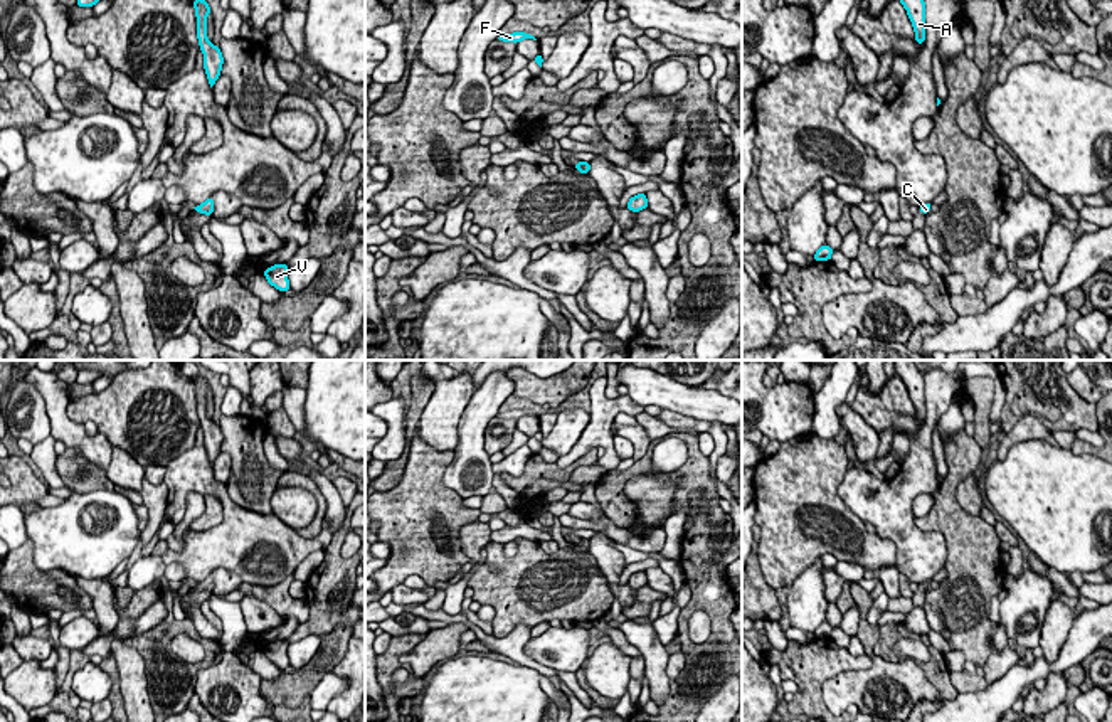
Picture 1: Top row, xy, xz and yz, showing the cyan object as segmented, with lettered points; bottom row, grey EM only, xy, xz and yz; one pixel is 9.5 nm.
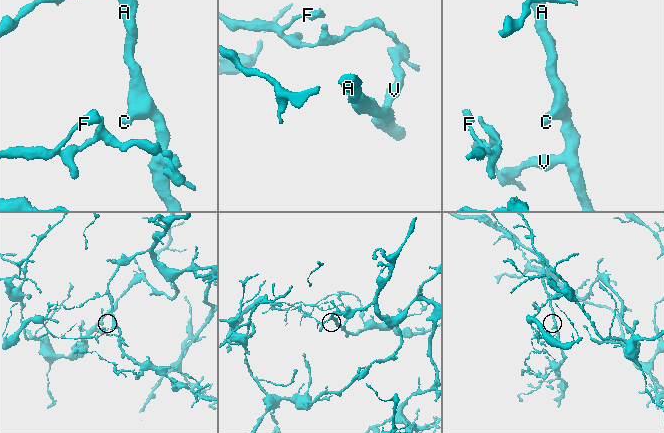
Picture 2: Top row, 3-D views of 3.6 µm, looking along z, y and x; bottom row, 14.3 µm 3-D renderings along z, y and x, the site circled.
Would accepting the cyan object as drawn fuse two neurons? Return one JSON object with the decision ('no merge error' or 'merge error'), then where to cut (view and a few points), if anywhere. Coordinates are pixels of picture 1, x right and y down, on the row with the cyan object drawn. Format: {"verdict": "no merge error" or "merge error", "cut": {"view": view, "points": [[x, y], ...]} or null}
{"verdict": "no merge error", "cut": null}

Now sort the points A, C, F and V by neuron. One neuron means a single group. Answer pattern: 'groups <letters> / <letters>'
groups A C F V

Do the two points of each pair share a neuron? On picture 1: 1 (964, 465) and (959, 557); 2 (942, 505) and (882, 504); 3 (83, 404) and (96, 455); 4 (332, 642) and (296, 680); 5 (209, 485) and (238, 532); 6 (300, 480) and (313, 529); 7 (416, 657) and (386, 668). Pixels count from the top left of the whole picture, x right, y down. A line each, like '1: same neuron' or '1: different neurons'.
1: same neuron
2: different neurons
3: different neurons
4: same neuron
5: same neuron
6: same neuron
7: different neurons

